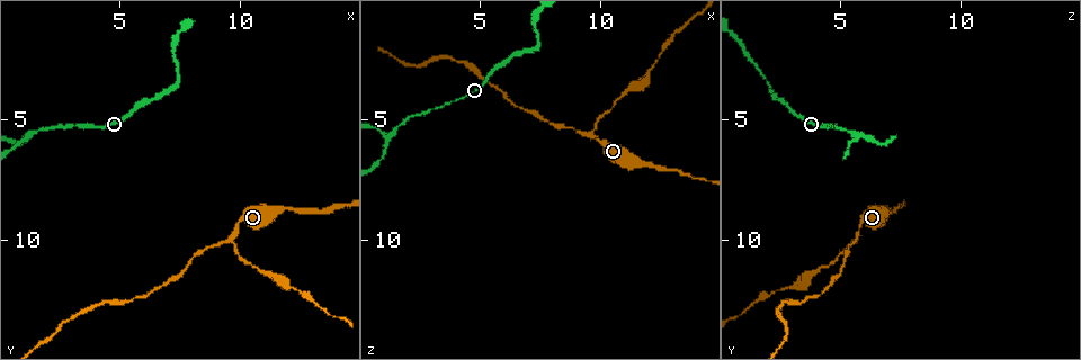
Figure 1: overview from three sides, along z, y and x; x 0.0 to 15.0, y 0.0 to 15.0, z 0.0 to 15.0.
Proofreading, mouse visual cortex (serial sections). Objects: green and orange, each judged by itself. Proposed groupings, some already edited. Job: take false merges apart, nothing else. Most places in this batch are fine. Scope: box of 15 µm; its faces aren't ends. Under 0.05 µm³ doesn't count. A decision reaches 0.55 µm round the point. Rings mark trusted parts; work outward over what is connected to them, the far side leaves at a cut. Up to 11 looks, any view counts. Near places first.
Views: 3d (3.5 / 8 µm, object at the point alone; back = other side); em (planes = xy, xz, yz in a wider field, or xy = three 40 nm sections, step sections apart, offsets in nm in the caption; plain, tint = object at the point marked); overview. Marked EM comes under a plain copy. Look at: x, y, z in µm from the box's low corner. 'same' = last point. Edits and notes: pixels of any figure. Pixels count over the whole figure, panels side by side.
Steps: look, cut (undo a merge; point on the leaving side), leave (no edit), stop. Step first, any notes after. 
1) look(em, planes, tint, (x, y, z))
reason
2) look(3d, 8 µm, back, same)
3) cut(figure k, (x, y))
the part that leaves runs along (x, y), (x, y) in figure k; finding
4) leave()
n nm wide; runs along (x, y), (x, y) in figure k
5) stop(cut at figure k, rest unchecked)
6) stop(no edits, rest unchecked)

look(3d, 3.5 µm, (6.3, 4.1, 2.4))
a narrow waist

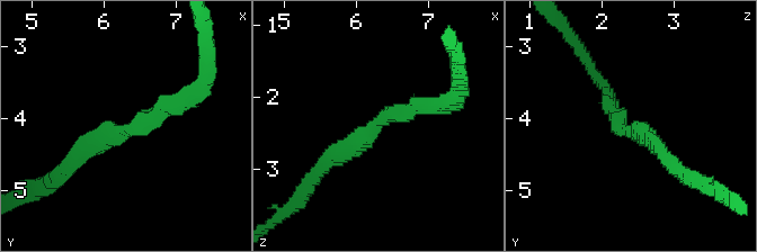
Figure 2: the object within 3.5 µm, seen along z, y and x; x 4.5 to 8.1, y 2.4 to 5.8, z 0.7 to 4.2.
look(em, planes, tint, (6.35, 4.15, 2.30))
arms of 200, 250 nm; shape alone is not enough

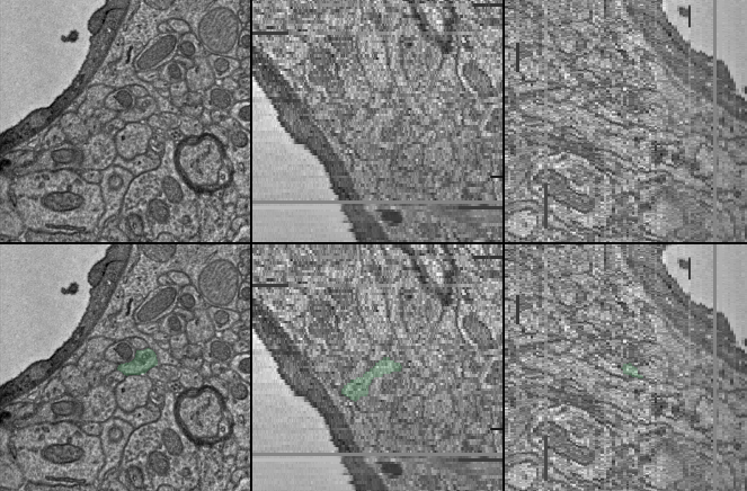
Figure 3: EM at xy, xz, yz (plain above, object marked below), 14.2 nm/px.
leave()
runs along (71, 160), (189, 95) in figure 2; one cell here

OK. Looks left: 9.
look(3d, 3.5 µm, (9.6, 10.0, 5.7))
branch point

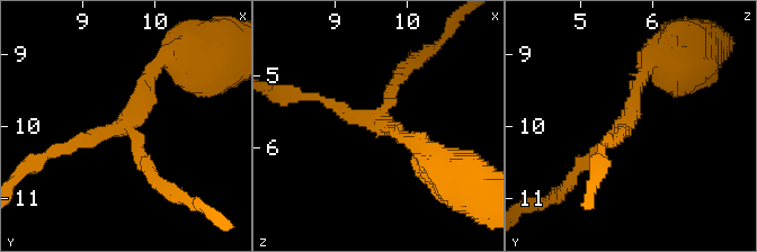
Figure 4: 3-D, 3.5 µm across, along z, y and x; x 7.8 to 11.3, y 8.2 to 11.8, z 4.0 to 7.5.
look(em, xy, step 2, tint, (9.55, 10.05, 5.65))

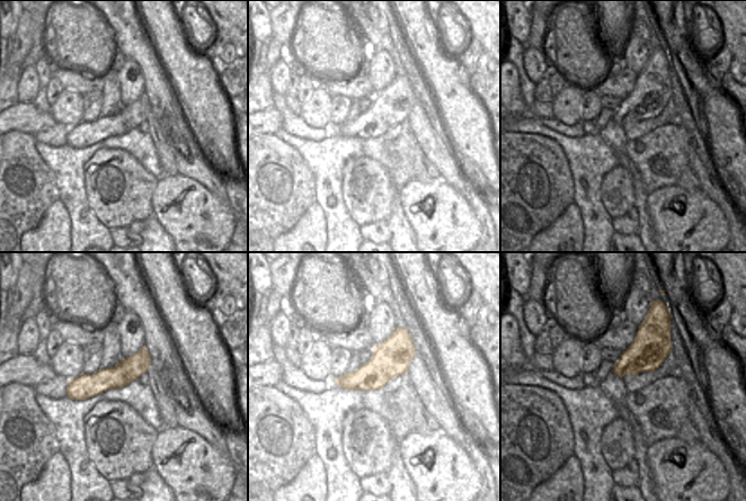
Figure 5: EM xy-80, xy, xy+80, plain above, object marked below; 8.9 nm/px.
leave()
320 nm wide; runs along (644, 64), (628, 123), (572, 174) in figure 4; continuous, no second cell

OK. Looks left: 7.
look(3d, 3.5 µm, (6.6, 12.0, 4.4))
narrows sharply

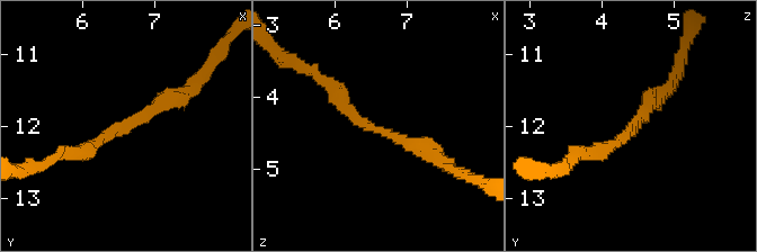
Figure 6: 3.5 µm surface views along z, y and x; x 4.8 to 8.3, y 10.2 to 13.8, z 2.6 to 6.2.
look(em, planes, tint, (6.55, 11.95, 4.50))
arms of 200, 250 nm; shape alone is not enough

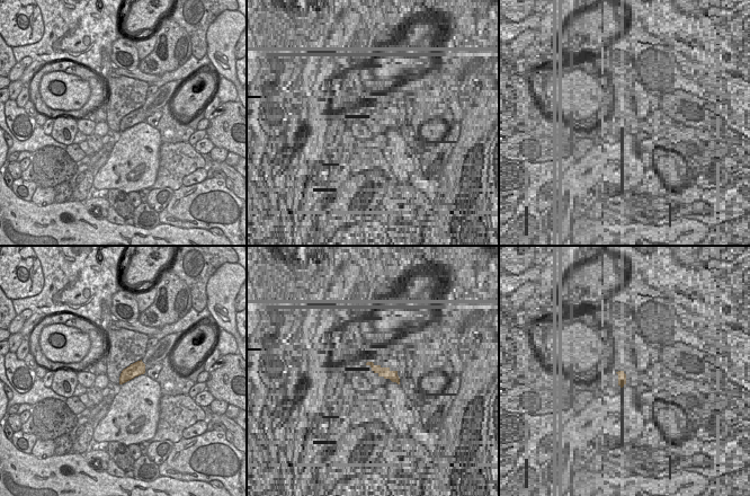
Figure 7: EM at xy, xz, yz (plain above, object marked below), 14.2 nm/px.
leave()
all the same cell

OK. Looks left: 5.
look(3d, 8 µm, (1.2, 5.7, 5.8))
branch point

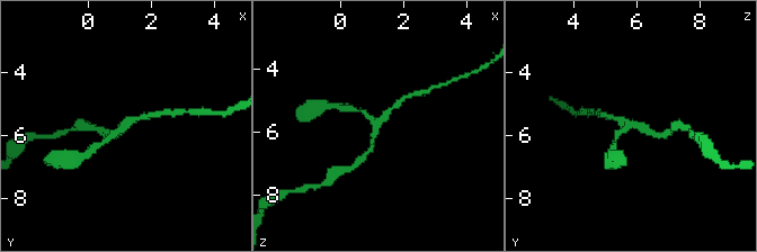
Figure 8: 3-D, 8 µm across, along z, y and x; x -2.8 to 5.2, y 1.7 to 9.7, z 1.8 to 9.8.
look(3d, 3.5 µm, (1.2, 5.6, 5.7))

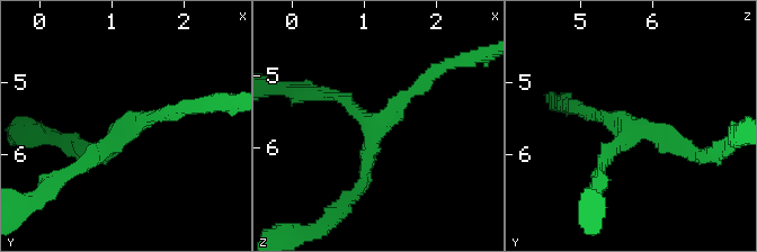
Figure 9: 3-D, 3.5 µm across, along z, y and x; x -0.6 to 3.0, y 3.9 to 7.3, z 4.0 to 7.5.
leave()
runs along (428, 77), (373, 128), (359, 189) in figure 9; one cell here

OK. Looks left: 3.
stop(no edits, rest unchecked)

